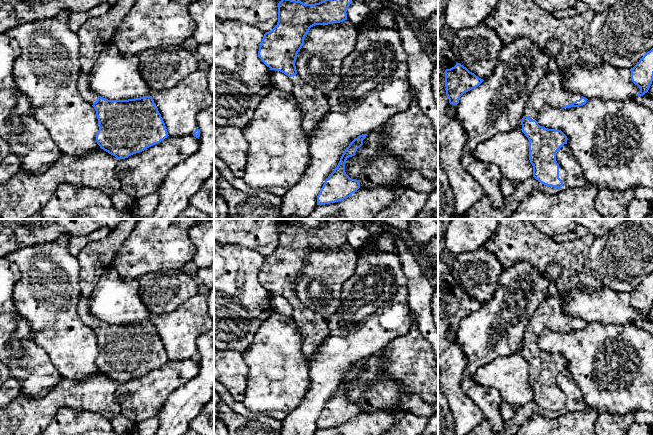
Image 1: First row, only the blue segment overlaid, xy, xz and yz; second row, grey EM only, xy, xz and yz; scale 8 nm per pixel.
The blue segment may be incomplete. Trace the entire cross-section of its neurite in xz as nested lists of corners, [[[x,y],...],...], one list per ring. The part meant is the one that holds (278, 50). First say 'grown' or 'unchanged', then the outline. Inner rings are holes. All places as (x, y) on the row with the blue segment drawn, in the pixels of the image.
grown; [[[281,0],[278,3],[278,22],[269,32],[264,34],[260,43],[258,56],[270,68],[287,75],[293,85],[292,94],[302,108],[302,128],[308,136],[312,136],[318,124],[328,111],[328,96],[313,88],[297,74],[295,61],[304,44],[304,38],[310,28],[315,25],[328,25],[347,20],[347,8],[352,0],[324,0],[315,4],[305,4],[296,0]]]

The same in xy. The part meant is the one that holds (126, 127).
grown; [[[82,71],[77,87],[80,95],[96,111],[99,124],[97,144],[117,159],[142,152],[169,136],[152,96],[105,99],[89,89],[88,74]]]

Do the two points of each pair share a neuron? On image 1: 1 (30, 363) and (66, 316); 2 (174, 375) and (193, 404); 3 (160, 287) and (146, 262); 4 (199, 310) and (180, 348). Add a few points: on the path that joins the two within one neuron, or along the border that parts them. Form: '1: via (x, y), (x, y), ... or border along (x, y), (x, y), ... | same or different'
1: border along (33, 341), (45, 351), (55, 367) | different
2: border along (199, 370), (194, 377), (179, 386), (164, 401) | different
3: border along (175, 268), (145, 273), (137, 279) | different
4: via (191, 319), (180, 330), (180, 339) | same

